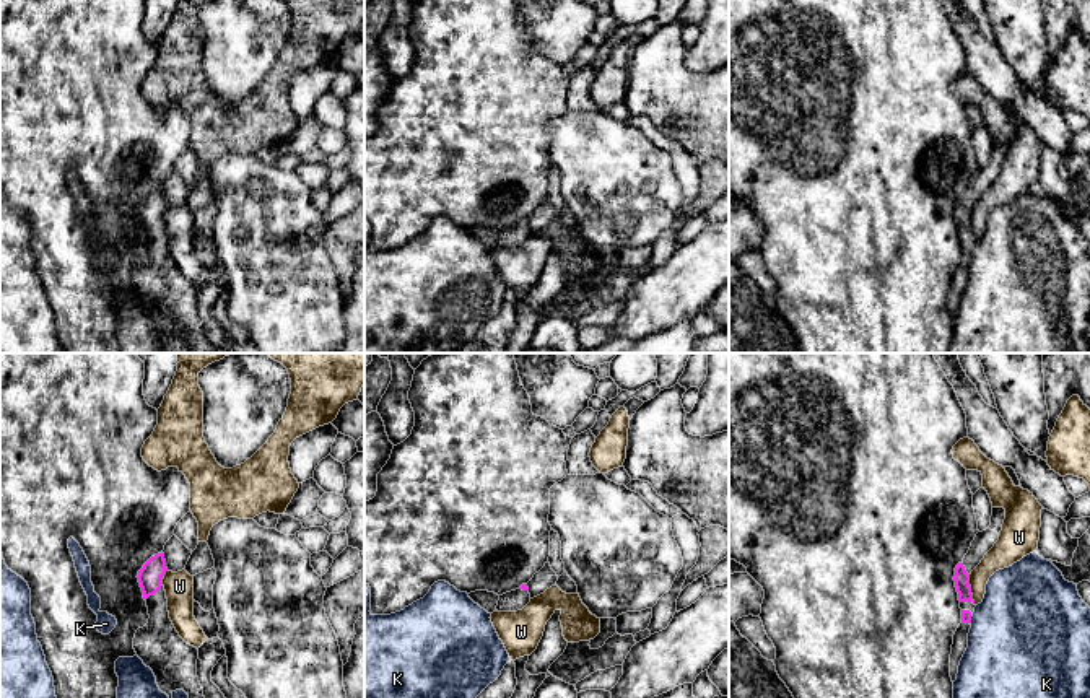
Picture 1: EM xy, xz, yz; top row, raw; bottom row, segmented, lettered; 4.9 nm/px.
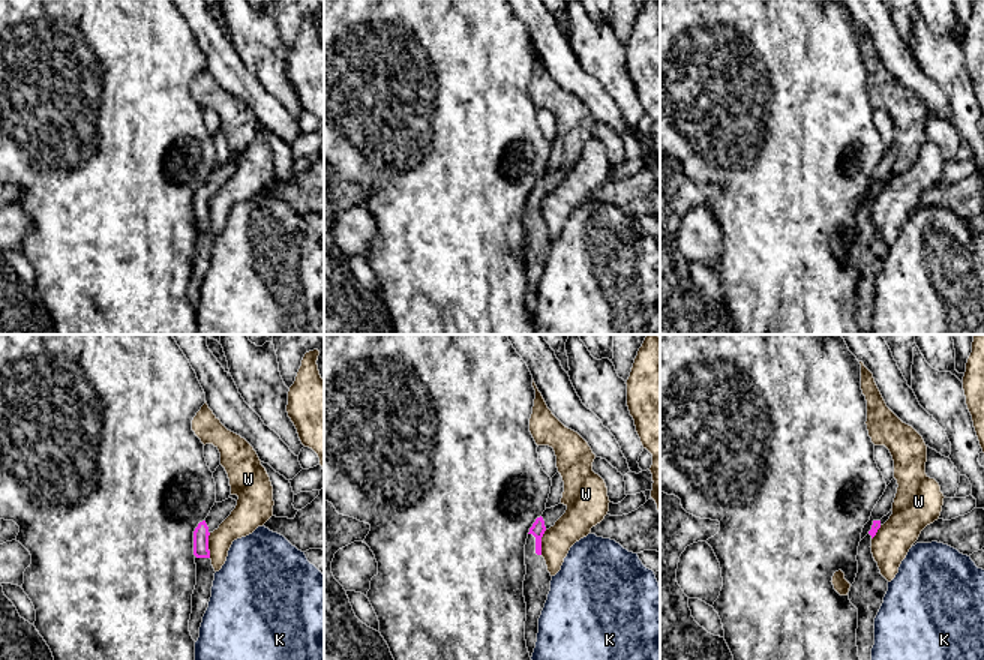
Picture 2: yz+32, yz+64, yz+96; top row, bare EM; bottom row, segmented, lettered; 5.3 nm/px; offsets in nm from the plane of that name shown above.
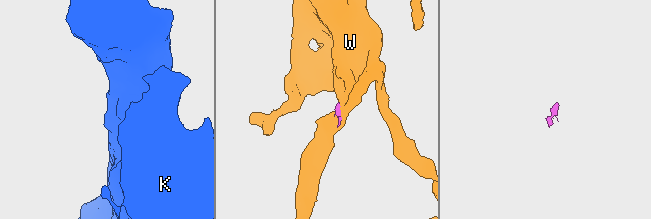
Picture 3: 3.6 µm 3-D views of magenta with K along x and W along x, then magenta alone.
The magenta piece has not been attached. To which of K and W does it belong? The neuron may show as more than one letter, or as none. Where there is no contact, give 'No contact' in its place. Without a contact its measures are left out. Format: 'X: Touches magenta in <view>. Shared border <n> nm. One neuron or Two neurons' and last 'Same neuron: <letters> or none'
K: Touches magenta in yz. Shared border 40 nm. Two neurons
W: Touches magenta in yz. Shared border 150 nm. Two neurons
Same neuron: none

